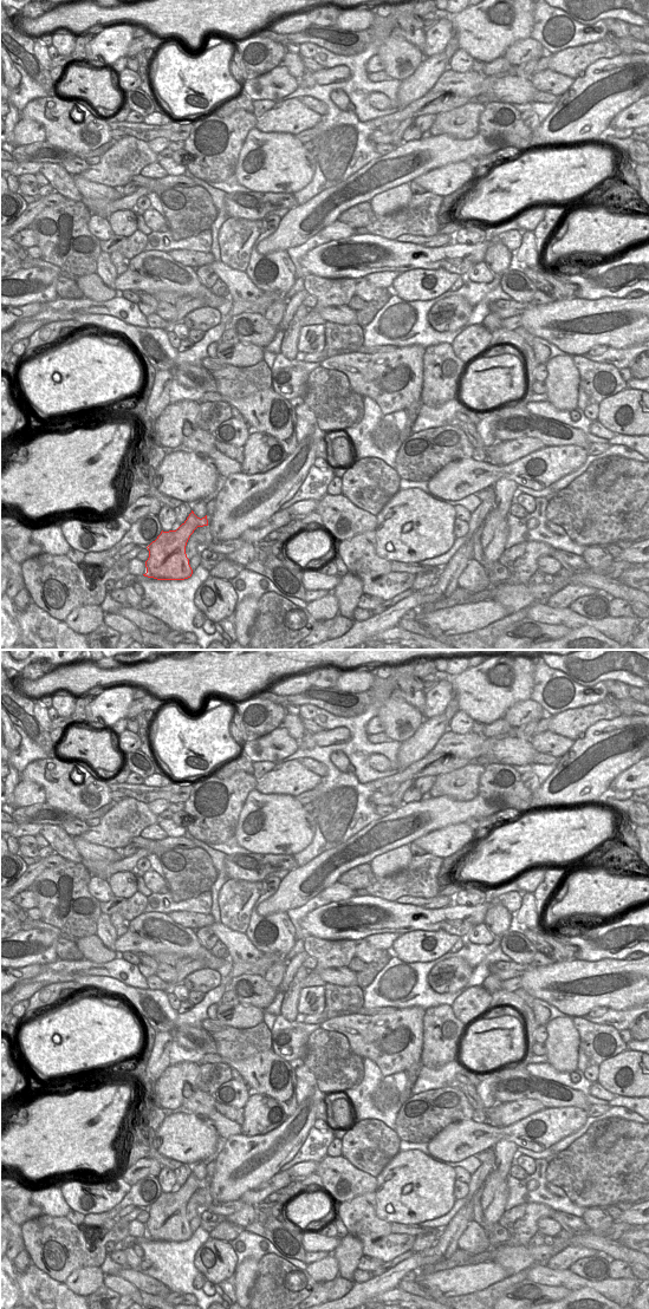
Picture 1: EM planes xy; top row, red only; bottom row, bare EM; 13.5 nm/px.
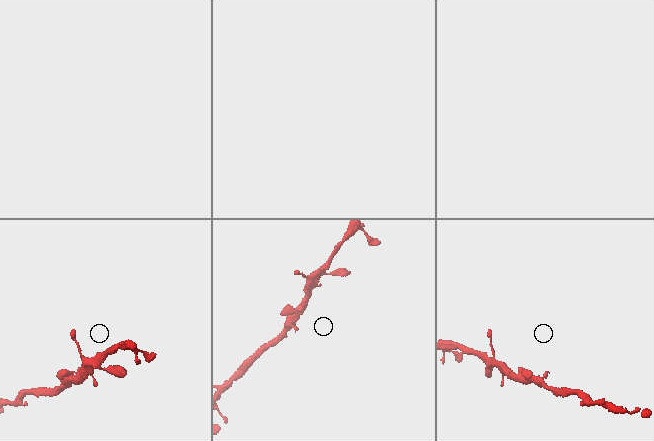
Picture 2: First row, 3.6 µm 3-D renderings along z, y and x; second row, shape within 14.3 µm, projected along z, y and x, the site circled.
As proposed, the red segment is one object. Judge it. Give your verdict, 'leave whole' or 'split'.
leave whole

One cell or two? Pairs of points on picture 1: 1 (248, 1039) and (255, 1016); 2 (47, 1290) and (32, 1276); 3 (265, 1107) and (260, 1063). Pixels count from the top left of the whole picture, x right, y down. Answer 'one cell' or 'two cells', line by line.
1: two cells
2: one cell
3: two cells

